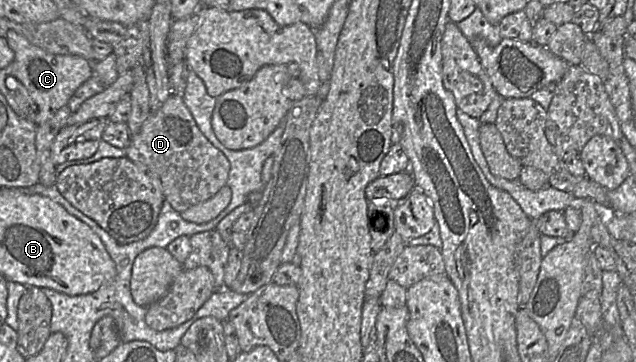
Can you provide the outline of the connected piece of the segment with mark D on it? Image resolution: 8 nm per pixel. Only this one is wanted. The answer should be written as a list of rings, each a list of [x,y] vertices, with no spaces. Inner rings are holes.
[[[172,93],[156,111],[151,111],[140,131],[131,136],[127,157],[156,173],[165,201],[177,212],[212,198],[226,184],[230,162],[201,132],[183,96]]]

